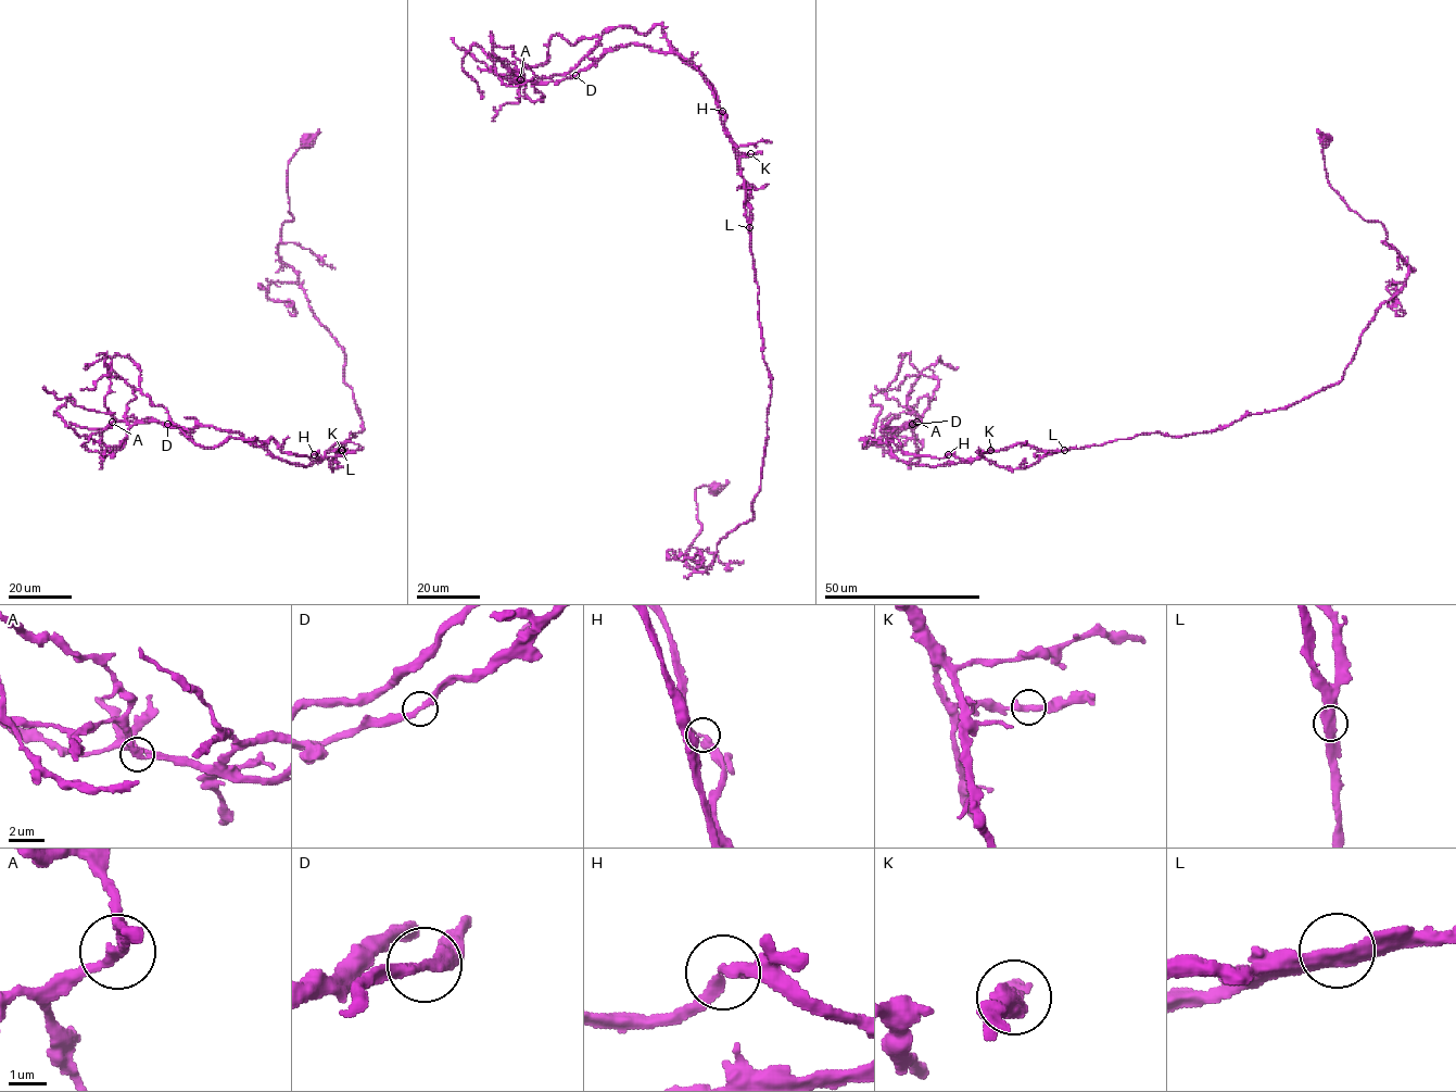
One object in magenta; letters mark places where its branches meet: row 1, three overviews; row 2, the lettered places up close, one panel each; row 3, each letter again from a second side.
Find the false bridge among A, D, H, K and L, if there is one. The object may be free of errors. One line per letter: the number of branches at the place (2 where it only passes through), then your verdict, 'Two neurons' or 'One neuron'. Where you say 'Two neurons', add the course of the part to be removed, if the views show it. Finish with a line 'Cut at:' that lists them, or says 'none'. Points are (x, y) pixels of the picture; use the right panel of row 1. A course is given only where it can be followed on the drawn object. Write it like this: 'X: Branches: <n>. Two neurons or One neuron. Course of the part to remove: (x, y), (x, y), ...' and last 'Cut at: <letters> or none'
A: Branches: 2. One neuron
D: Branches: 2. One neuron
H: Branches: 2. One neuron
K: Branches: 2. One neuron
L: Branches: 2. Two neurons. Course of the part to remove: (1064, 450), (1017, 443), (925, 465), (870, 438), (864, 448), (910, 422), (921, 449), (882, 422), (936, 397)
Cut at: L

